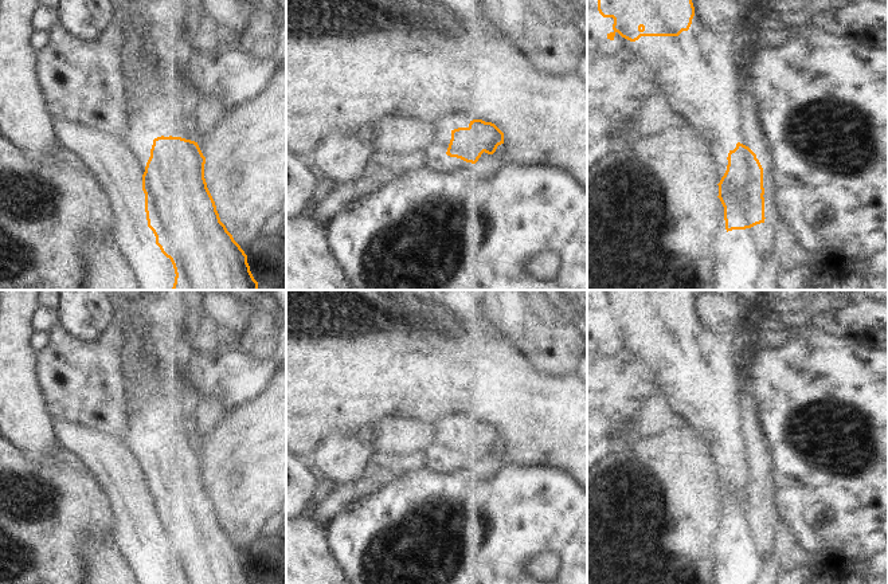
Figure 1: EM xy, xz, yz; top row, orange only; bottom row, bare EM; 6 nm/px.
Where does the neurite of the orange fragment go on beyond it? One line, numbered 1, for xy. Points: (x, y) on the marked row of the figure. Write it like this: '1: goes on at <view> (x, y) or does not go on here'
1: does not go on here

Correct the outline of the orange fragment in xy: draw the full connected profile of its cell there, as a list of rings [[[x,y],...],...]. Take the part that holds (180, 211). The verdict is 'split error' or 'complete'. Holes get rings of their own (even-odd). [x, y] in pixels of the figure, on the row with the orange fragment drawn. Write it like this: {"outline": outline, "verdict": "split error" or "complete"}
{"outline": [[[157,137],[142,175],[148,227],[175,269],[172,290],[259,290],[247,255],[220,222],[204,179],[206,157],[197,142]]], "verdict": "complete"}

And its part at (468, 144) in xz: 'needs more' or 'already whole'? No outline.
already whole

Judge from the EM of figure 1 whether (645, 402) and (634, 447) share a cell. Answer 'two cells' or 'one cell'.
two cells

